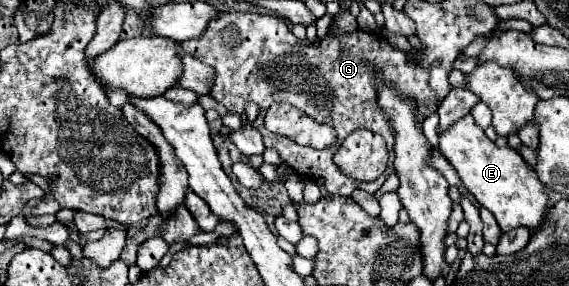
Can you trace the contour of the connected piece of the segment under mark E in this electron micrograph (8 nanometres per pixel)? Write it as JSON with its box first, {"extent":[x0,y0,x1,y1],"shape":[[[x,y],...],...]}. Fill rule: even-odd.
{"extent":[438,114,548,232],"shape":[[[470,114],[468,118],[462,118],[462,122],[456,122],[450,130],[446,130],[446,134],[440,132],[438,150],[458,170],[464,186],[474,194],[476,202],[494,214],[498,226],[504,232],[518,226],[526,226],[528,230],[542,228],[548,218],[548,192],[544,184],[516,150],[498,148],[484,134],[484,130],[474,124],[474,118]]]}

